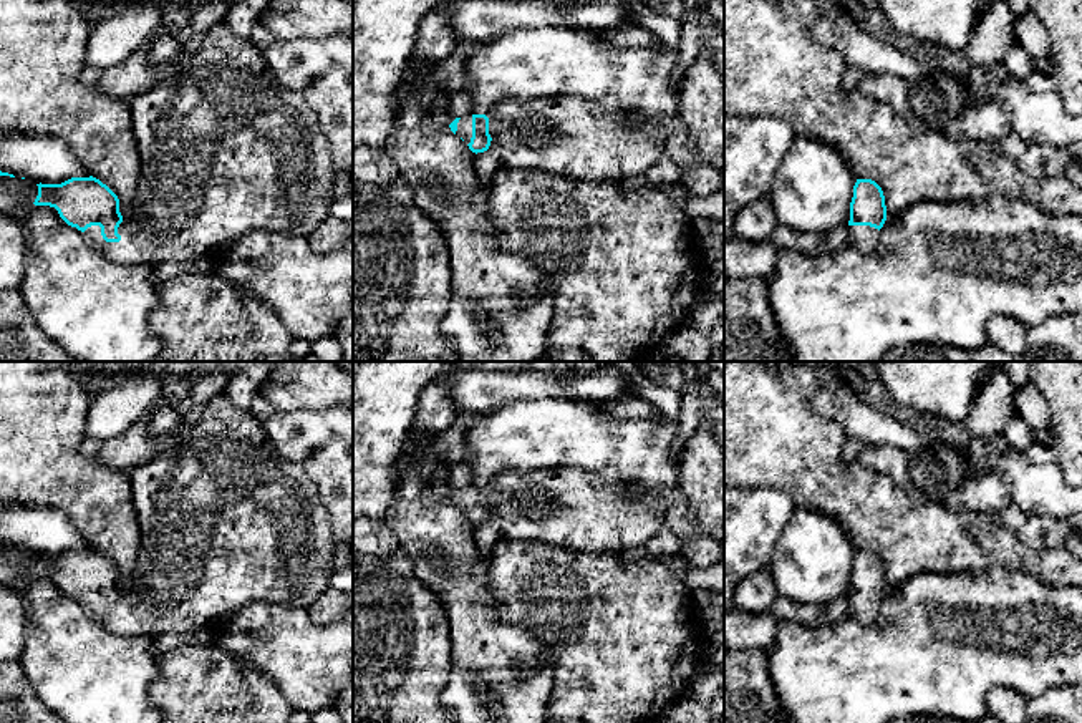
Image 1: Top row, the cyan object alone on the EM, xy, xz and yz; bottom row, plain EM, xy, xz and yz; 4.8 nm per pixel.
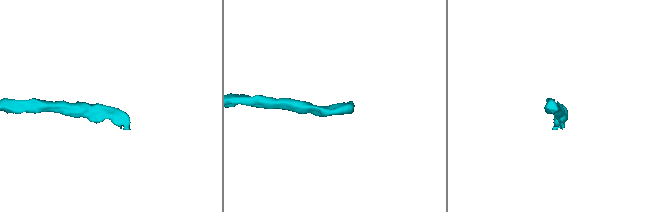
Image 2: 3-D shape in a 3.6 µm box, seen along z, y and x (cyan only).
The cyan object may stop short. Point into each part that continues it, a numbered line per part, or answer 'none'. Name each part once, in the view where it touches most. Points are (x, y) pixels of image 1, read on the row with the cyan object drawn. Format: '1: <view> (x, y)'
1: xy (226, 150)

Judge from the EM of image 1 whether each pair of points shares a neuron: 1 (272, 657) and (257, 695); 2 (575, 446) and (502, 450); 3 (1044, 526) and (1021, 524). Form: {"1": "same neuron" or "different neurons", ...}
{"1": "different neurons", "2": "same neuron", "3": "same neuron"}

